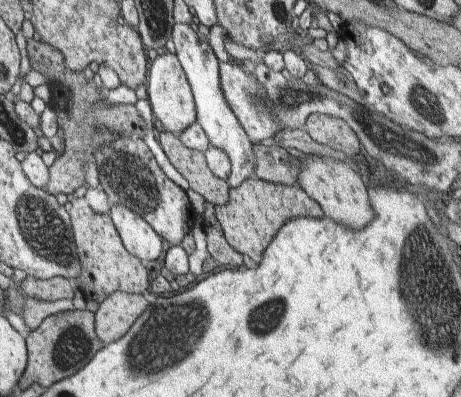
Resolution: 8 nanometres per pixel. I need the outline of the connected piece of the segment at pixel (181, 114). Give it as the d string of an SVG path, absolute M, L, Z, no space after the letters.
M161 51L157 58L150 62L147 69L146 90L153 114L160 120L160 124L166 128L166 131L178 135L191 124L197 122L196 104L192 88L190 88L188 78L186 78L176 54Z

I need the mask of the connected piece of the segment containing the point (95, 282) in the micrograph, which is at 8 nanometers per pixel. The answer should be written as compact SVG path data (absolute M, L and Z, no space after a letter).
M74 197L70 204L72 235L78 250L78 262L82 266L80 276L73 283L75 288L82 291L85 300L94 300L98 304L118 290L139 295L149 290L151 283L146 267L139 258L124 248L111 216L94 212L84 197Z

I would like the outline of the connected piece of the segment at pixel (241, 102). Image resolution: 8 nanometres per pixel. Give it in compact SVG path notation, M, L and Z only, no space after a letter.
M231 59L227 62L220 62L219 73L224 98L226 98L232 112L238 117L238 122L242 124L242 128L244 128L244 132L249 136L251 142L254 145L265 141L271 143L273 135L284 127L278 122L275 110L272 110L272 106L268 104L270 100L268 100L266 90L260 88L260 82L252 74L244 72L244 68L240 66L238 60Z

